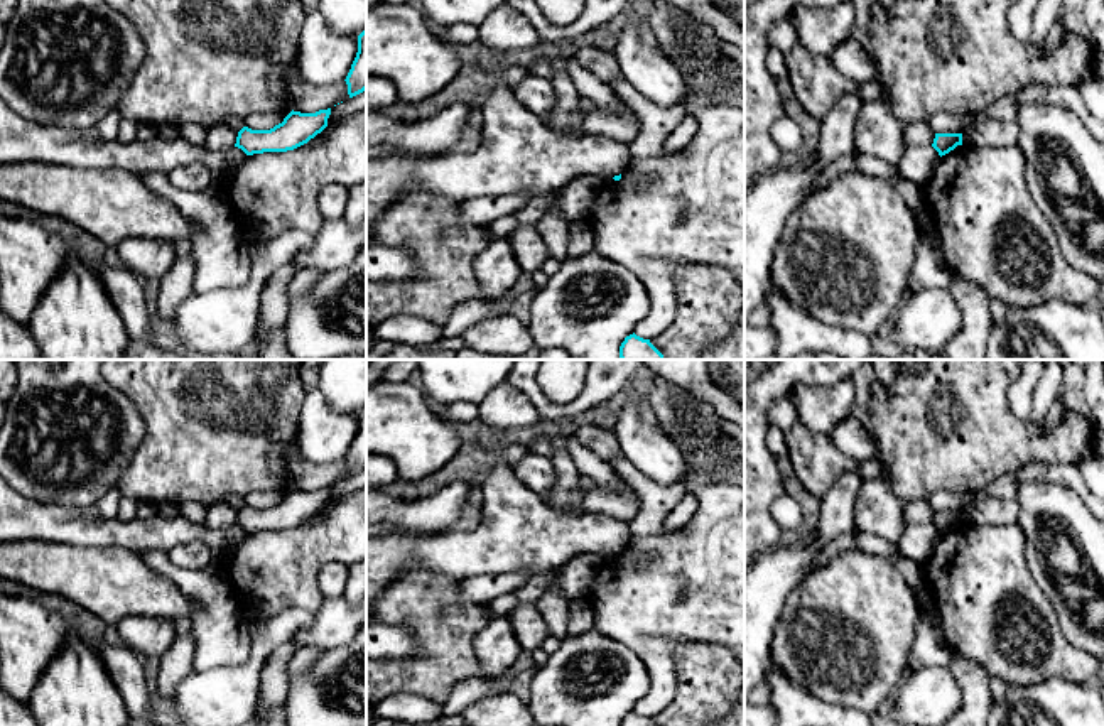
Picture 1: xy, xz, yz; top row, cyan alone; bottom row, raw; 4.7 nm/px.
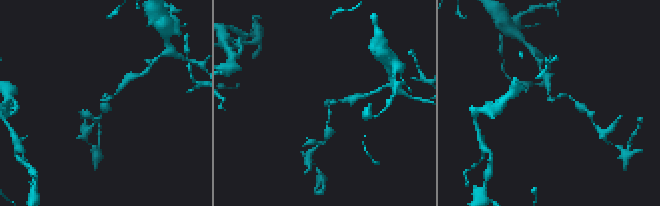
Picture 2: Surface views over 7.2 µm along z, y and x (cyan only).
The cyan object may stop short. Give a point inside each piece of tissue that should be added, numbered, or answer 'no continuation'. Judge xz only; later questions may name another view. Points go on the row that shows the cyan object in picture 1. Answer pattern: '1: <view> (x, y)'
no continuation

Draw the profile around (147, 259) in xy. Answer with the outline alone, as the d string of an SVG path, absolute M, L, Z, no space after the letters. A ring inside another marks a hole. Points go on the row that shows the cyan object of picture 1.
M125 238L115 248L122 265L142 282L160 282L172 268L177 252L172 241L149 238Z

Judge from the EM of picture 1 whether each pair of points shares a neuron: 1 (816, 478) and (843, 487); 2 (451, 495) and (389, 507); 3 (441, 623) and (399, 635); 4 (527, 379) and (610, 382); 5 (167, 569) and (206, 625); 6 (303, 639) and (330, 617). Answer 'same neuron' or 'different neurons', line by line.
1: different neurons
2: same neuron
3: different neurons
4: same neuron
5: same neuron
6: same neuron

